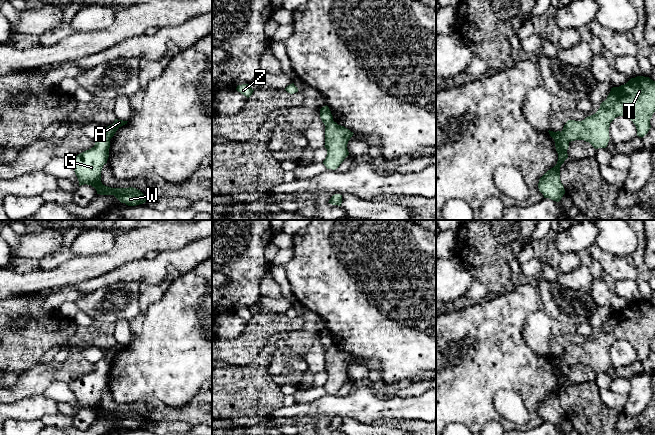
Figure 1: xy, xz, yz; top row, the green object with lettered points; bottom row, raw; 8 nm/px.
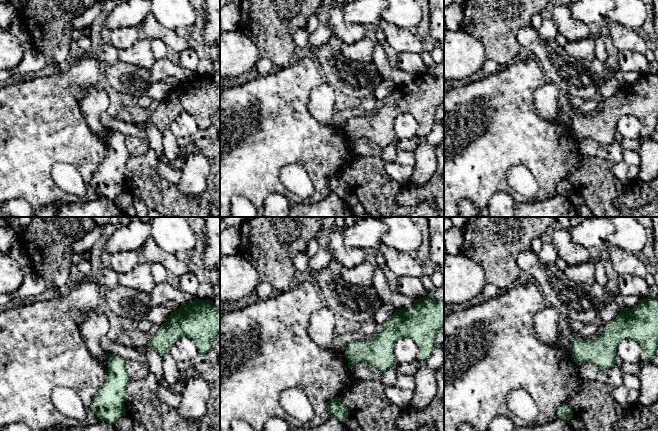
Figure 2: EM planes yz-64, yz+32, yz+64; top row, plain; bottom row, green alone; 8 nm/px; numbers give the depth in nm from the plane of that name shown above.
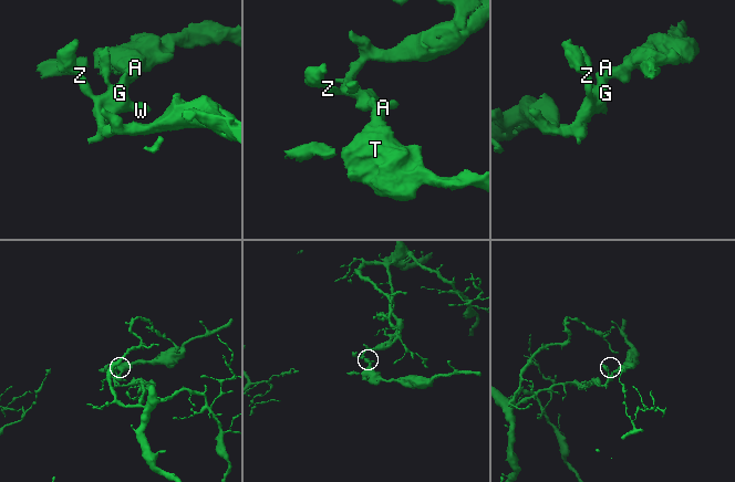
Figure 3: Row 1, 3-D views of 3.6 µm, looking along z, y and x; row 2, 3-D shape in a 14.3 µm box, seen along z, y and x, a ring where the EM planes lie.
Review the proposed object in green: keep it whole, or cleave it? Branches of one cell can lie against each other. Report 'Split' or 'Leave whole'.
Split

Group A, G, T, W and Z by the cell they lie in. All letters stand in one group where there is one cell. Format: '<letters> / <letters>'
A T / G W Z

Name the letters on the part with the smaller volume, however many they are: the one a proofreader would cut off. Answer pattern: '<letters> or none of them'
A, T

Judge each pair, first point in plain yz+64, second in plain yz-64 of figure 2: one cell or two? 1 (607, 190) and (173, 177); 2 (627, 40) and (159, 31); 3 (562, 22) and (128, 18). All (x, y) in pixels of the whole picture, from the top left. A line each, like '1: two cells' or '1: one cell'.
1: two cells
2: one cell
3: two cells

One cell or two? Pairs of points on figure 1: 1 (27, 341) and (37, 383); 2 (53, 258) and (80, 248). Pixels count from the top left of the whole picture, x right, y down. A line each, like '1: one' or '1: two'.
1: two
2: two

